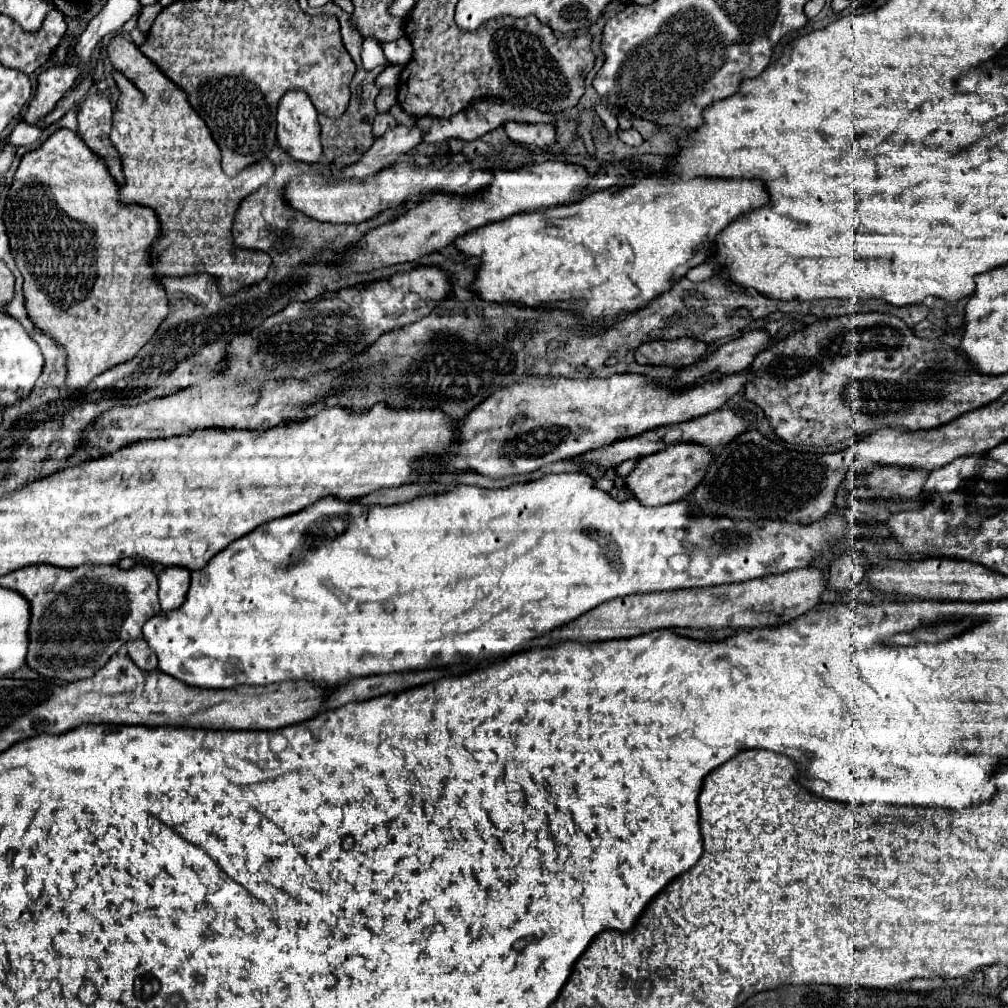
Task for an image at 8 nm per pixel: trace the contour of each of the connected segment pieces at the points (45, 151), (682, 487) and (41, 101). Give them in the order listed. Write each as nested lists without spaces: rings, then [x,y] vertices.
[[[60,129],[46,143],[42,143],[38,149],[30,151],[22,157],[22,163],[14,175],[14,183],[12,183],[10,193],[8,193],[4,219],[6,219],[6,231],[10,237],[10,249],[14,253],[16,267],[20,269],[20,273],[24,277],[24,297],[26,297],[28,317],[32,319],[32,323],[38,329],[48,333],[66,351],[66,369],[68,369],[66,371],[66,385],[72,391],[86,387],[100,373],[134,359],[136,353],[150,341],[150,337],[156,333],[156,329],[169,313],[168,297],[164,295],[164,285],[158,281],[158,277],[154,273],[154,265],[152,265],[152,249],[162,233],[158,215],[150,207],[136,205],[136,203],[122,203],[120,201],[120,187],[114,181],[114,177],[110,175],[106,161],[102,157],[98,157],[94,151],[90,151],[90,147],[86,147],[86,143],[80,139],[78,133],[74,133],[70,129]]]
[[[676,443],[666,447],[664,451],[658,451],[654,455],[646,455],[640,459],[638,467],[626,477],[626,483],[634,497],[642,505],[668,505],[674,501],[682,501],[694,493],[698,483],[706,477],[710,465],[712,465],[712,451],[706,445],[700,443]]]
[[[74,65],[50,67],[42,71],[38,77],[36,95],[30,101],[24,117],[26,123],[38,125],[56,107],[56,103],[76,85],[78,77],[80,77],[80,69]]]

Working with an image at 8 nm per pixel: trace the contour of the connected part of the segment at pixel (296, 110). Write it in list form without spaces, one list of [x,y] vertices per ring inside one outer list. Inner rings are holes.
[[[290,91],[280,99],[278,145],[296,161],[318,163],[322,157],[318,111],[304,91]]]

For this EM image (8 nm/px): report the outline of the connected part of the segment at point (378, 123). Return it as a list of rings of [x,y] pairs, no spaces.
[[[386,113],[386,115],[376,115],[374,127],[372,127],[372,135],[378,139],[378,137],[382,137],[388,129],[392,129],[394,125],[398,125],[398,123],[394,123],[394,117],[392,117],[390,113]]]

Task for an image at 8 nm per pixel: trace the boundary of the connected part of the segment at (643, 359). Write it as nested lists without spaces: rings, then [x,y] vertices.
[[[682,337],[674,341],[648,341],[636,349],[636,361],[642,365],[670,365],[670,367],[686,367],[692,365],[694,359],[702,359],[708,351],[708,345]]]

